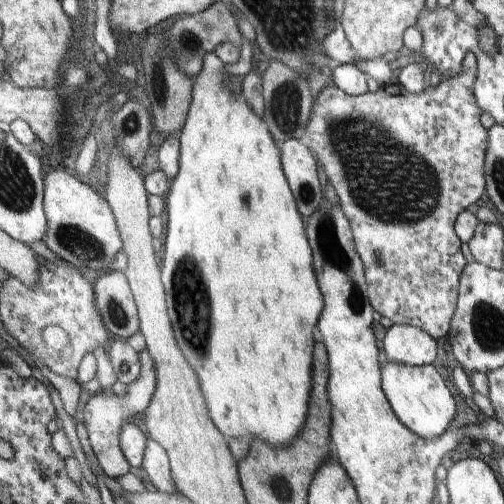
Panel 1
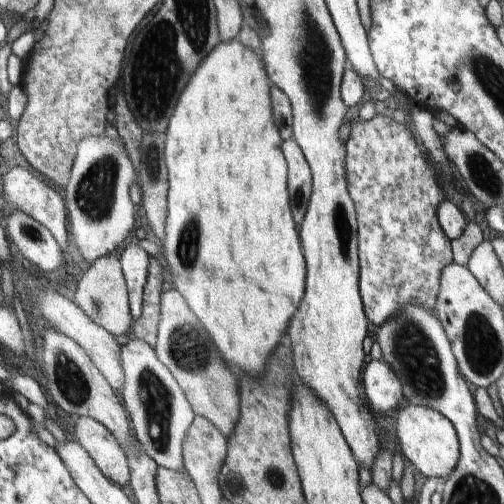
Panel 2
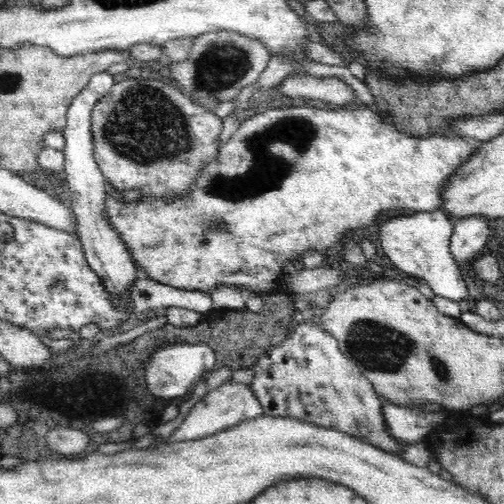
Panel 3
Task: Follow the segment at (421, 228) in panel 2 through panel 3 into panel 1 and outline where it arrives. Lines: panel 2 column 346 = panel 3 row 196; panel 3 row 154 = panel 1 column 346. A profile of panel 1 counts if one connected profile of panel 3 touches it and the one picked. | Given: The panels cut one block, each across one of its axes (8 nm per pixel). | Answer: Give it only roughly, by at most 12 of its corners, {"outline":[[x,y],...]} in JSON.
{"outline":[[475,72],[323,86],[305,140],[371,308],[435,342],[485,192]]}

